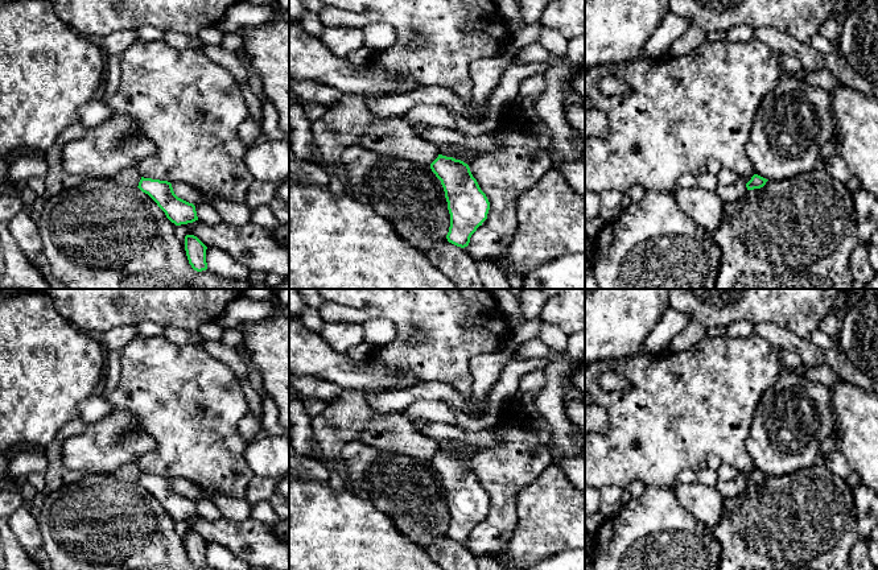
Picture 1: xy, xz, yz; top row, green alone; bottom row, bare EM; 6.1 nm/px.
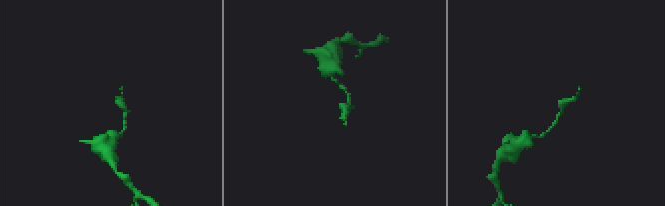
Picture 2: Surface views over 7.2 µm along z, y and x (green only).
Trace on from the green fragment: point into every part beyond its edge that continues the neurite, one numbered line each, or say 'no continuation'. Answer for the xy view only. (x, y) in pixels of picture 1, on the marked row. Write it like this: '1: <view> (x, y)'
no continuation

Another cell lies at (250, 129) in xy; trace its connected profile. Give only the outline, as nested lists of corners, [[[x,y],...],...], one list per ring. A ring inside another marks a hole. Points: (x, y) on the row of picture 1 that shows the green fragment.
[[[248,116],[239,127],[239,139],[243,145],[251,148],[253,141],[263,135],[261,123],[257,123]]]

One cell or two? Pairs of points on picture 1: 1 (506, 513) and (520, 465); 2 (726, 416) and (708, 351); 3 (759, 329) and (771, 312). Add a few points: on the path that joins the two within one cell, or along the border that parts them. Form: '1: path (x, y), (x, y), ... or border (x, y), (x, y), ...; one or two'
1: path (506, 502), (506, 479), (508, 476); one
2: path (714, 400), (714, 367); one
3: border (754, 323), (775, 323), (792, 333); two

